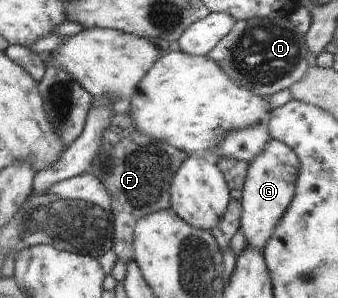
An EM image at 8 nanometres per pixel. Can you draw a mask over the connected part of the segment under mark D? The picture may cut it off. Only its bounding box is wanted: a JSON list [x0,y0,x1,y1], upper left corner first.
[206,16,309,97]

